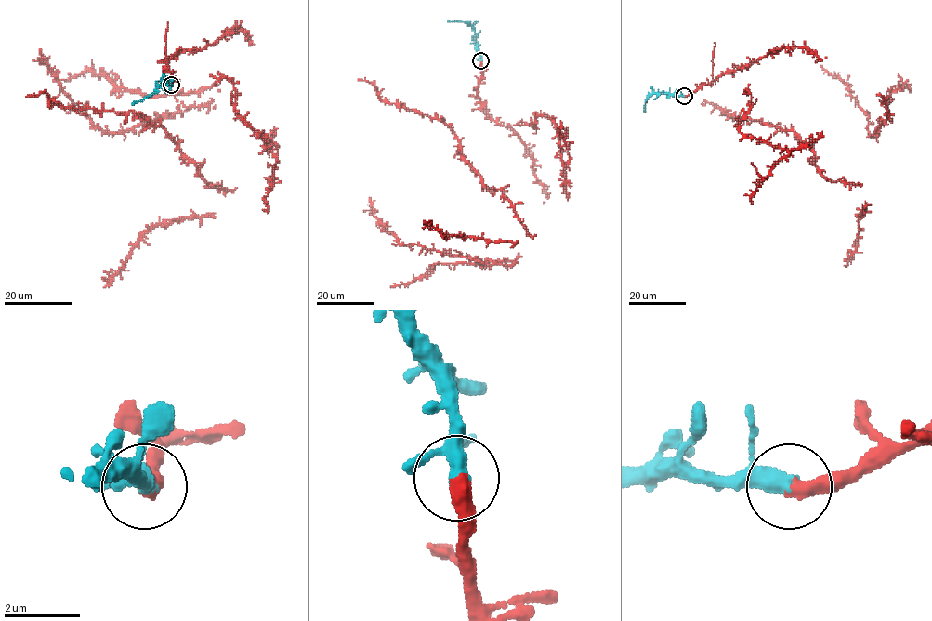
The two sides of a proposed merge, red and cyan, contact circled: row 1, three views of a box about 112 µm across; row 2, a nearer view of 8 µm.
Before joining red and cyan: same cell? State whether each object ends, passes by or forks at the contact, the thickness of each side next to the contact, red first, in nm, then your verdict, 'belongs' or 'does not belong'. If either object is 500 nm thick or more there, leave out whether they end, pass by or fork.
red ends there; cyan forks there; 400 nm thick on the red side, 280 nm on the other; belongs

